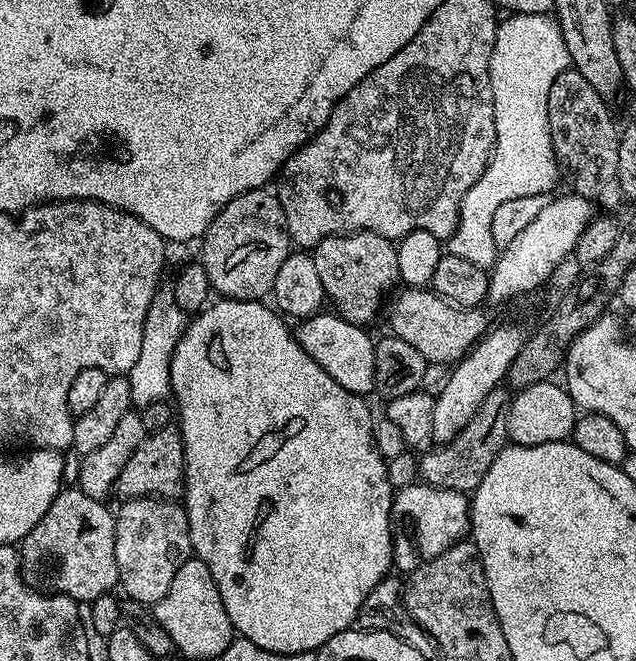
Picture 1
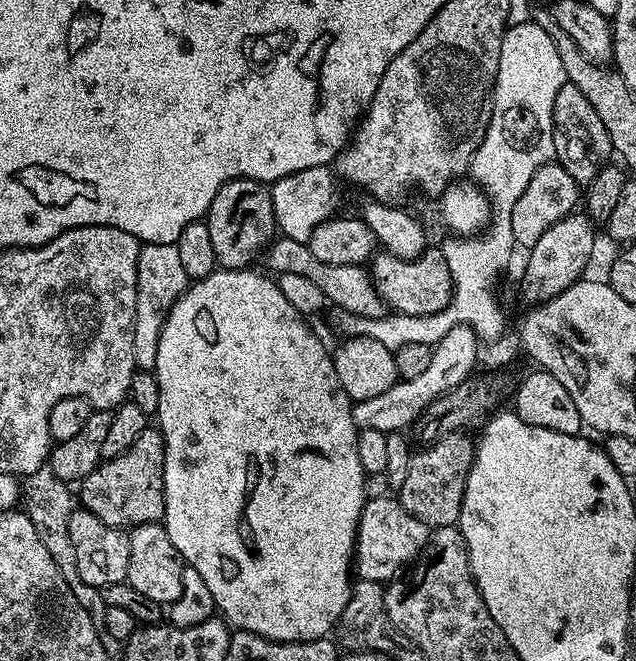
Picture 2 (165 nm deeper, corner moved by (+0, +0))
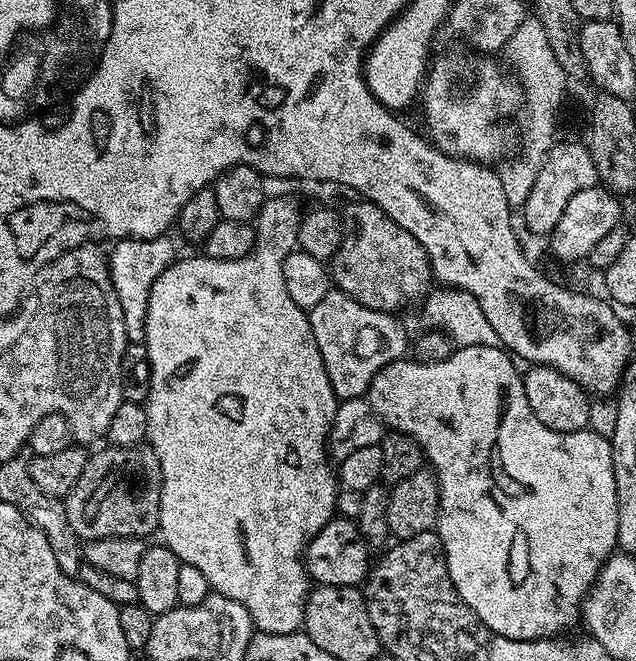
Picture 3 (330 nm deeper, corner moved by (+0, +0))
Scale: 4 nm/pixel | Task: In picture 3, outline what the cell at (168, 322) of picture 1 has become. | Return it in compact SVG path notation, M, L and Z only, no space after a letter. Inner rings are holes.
M171 235L155 236L149 240L118 240L107 253L108 269L118 302L122 302L122 322L126 322L129 344L143 344L146 334L146 310L154 282L177 259L176 244Z

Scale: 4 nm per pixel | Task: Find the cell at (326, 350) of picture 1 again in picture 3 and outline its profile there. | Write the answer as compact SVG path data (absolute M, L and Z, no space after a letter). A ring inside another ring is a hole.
M466 346L457 347L446 362L419 364L417 360L403 358L388 364L374 374L369 384L366 399L376 416L391 431L412 437L419 444L431 471L440 487L440 509L436 515L434 531L439 534L444 547L446 566L450 570L450 582L460 600L480 621L489 633L511 640L546 640L561 635L563 628L571 626L581 615L581 604L602 570L609 556L618 545L618 501L614 499L614 466L610 464L610 439L599 436L593 430L582 432L555 432L550 426L542 426L526 402L524 378L517 372L513 357L503 347Z

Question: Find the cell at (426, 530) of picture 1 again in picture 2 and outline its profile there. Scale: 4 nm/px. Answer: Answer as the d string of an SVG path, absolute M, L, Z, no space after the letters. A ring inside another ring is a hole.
M388 494L365 499L364 509L356 527L355 575L361 580L377 582L387 582L393 579L401 571L400 564L411 565L419 557L424 543L428 540L429 531L428 525L411 516L400 505L399 499Z

